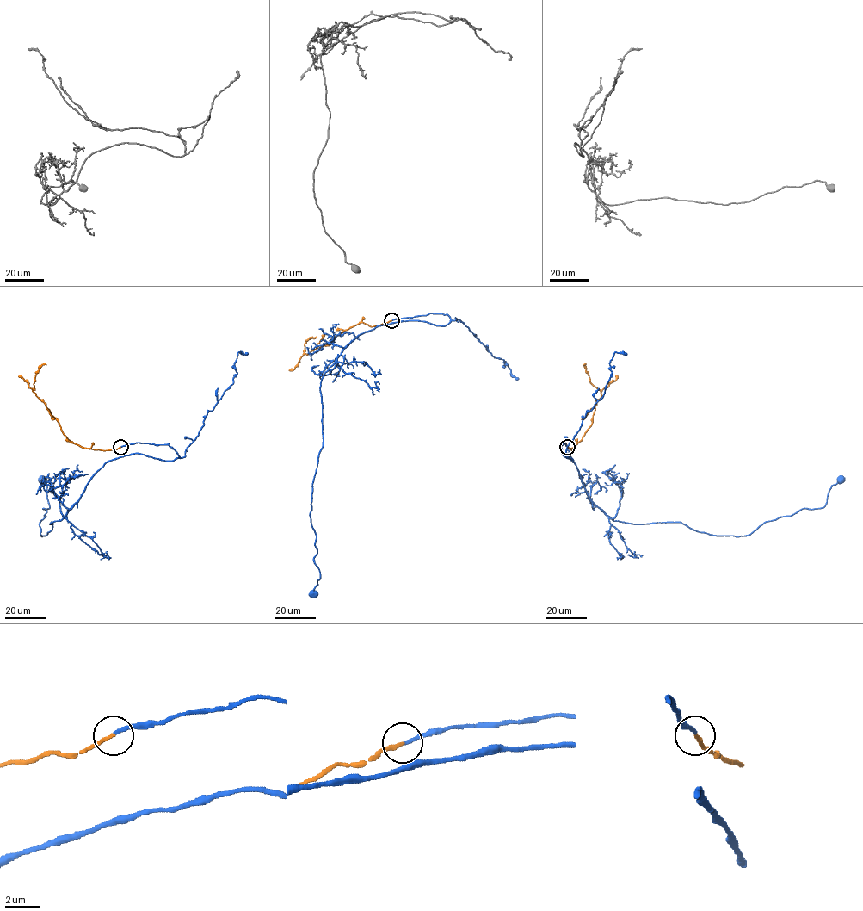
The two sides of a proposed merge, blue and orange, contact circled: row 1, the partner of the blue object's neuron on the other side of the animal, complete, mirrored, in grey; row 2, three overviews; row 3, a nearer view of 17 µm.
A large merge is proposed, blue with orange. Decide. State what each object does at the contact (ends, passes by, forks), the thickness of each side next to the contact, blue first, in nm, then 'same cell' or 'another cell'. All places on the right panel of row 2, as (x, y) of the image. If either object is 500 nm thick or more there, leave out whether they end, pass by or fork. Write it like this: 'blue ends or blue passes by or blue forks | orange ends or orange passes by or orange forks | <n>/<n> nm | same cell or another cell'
blue ends | orange ends | 190/200 nm | same cell

